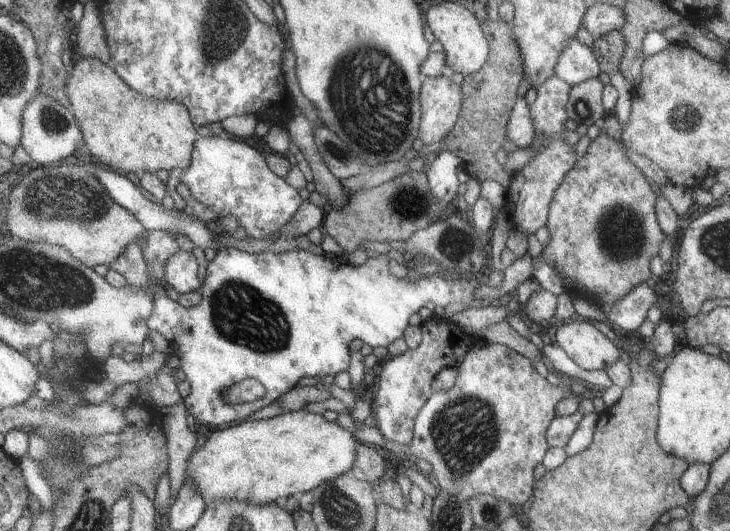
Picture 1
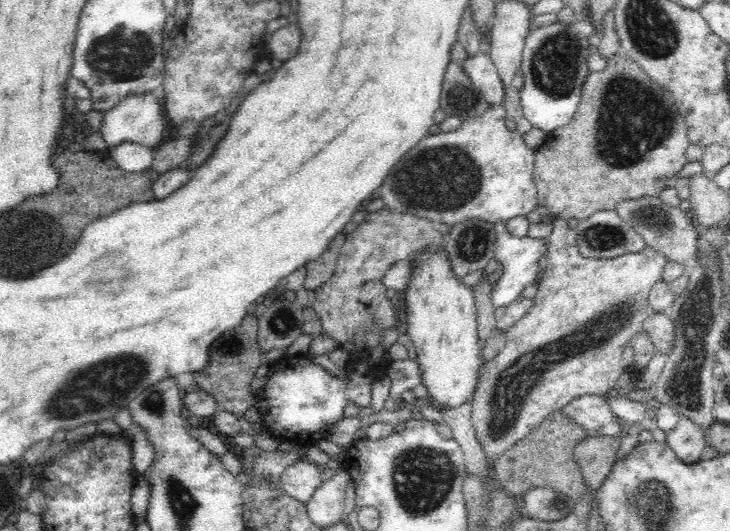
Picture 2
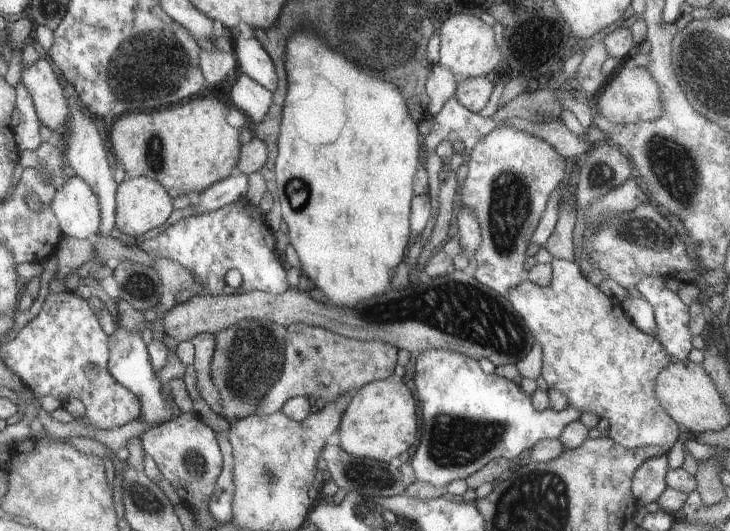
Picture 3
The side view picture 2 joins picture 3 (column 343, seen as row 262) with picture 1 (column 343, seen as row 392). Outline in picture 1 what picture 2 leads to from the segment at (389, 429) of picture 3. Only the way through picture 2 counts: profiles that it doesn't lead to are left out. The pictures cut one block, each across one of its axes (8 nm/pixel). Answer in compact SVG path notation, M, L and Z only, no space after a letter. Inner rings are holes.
M306 410L288 411L269 419L242 421L224 426L209 434L204 446L195 450L187 460L186 480L199 490L206 506L220 505L226 501L267 505L311 491L318 485L347 473L356 462L359 443L354 434L336 422L326 421L318 413Z

